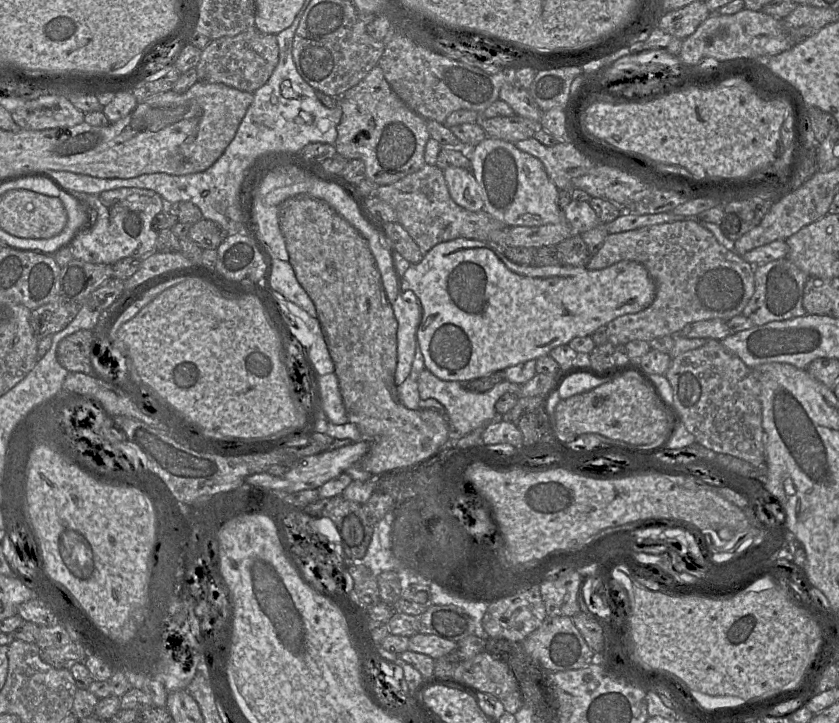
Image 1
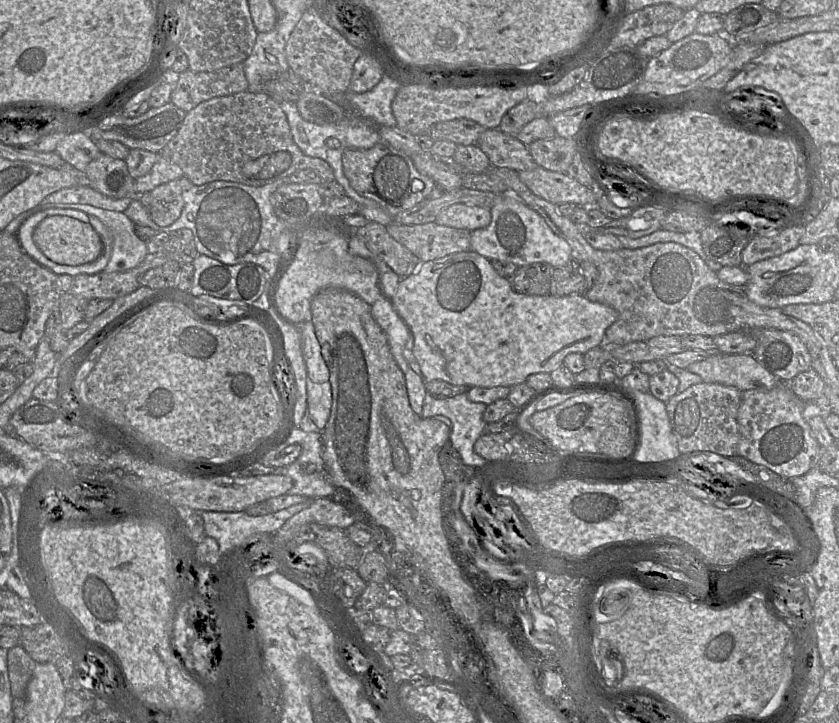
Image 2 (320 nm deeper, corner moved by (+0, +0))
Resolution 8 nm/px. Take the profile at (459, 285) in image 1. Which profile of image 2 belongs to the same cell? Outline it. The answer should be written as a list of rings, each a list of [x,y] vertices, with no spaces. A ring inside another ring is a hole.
[[[473,251],[458,252],[431,261],[421,262],[421,265],[414,273],[401,277],[391,302],[414,337],[413,353],[418,361],[423,378],[425,380],[443,380],[452,385],[469,388],[475,386],[487,388],[497,386],[511,387],[526,382],[531,374],[541,372],[551,373],[563,363],[564,358],[568,354],[573,352],[585,354],[594,347],[602,346],[605,342],[606,329],[619,317],[617,310],[603,303],[591,301],[585,294],[537,296],[518,293],[513,289],[508,279],[497,273],[489,259]]]

